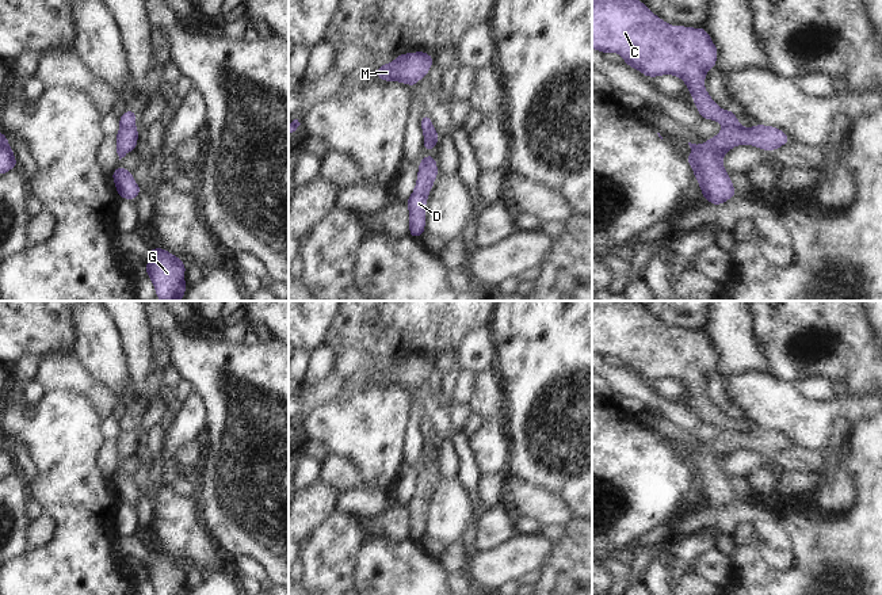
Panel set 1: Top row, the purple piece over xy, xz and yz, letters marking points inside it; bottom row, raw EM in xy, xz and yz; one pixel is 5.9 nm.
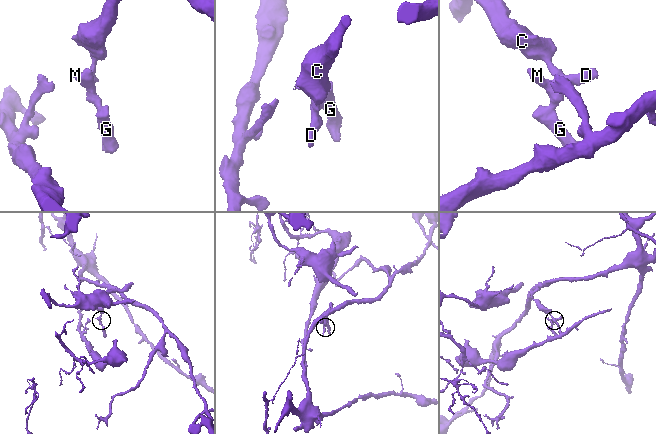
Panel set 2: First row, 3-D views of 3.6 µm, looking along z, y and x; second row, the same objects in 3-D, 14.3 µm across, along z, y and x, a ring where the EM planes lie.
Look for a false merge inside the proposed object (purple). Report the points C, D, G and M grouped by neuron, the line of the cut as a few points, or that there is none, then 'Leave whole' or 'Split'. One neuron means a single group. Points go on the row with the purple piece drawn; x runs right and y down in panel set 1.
Groups: C / D G M. Split along xy (134, 125), (121, 129). Split

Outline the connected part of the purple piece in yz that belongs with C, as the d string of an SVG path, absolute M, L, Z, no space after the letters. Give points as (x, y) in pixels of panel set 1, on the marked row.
M592 0L592 49L607 53L619 53L623 64L638 69L645 77L660 77L663 75L673 75L681 79L687 91L694 99L694 104L702 119L715 121L723 126L738 123L734 110L722 110L717 102L711 99L705 87L706 73L715 68L718 60L718 49L710 38L705 27L672 26L653 14L642 0Z

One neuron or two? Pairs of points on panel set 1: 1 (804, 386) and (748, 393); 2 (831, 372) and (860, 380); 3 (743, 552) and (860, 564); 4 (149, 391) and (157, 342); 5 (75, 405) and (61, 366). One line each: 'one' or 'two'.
1: two
2: one
3: one
4: one
5: two

